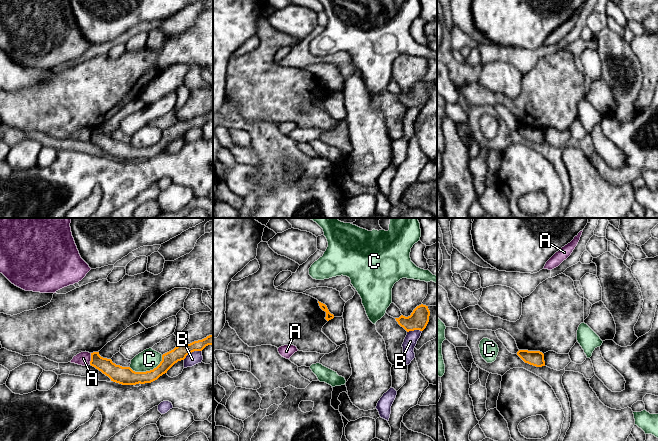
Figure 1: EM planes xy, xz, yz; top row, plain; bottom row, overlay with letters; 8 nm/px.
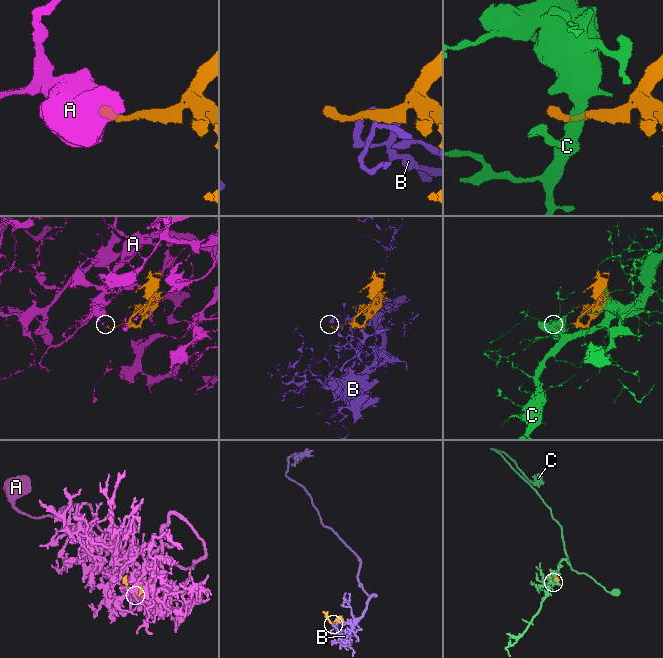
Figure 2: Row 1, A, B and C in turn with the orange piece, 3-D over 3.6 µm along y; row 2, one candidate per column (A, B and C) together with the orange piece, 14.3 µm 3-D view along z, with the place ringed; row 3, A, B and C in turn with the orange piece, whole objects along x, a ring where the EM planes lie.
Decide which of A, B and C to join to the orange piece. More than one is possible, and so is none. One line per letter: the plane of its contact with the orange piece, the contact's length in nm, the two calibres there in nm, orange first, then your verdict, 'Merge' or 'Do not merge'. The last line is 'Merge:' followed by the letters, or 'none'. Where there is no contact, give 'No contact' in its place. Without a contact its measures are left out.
A: Touches orange in xy. Shared border 100 nm. Thickness 140 nm (orange) against 110 nm. Do not merge
B: Touches orange in xy. Shared border 170 nm. Thickness 120 nm (orange) against 100 nm. Do not merge
C: Touches orange in xy. Shared border 280 nm. Thickness 140 nm (orange) against 160 nm. Do not merge
Merge: none

